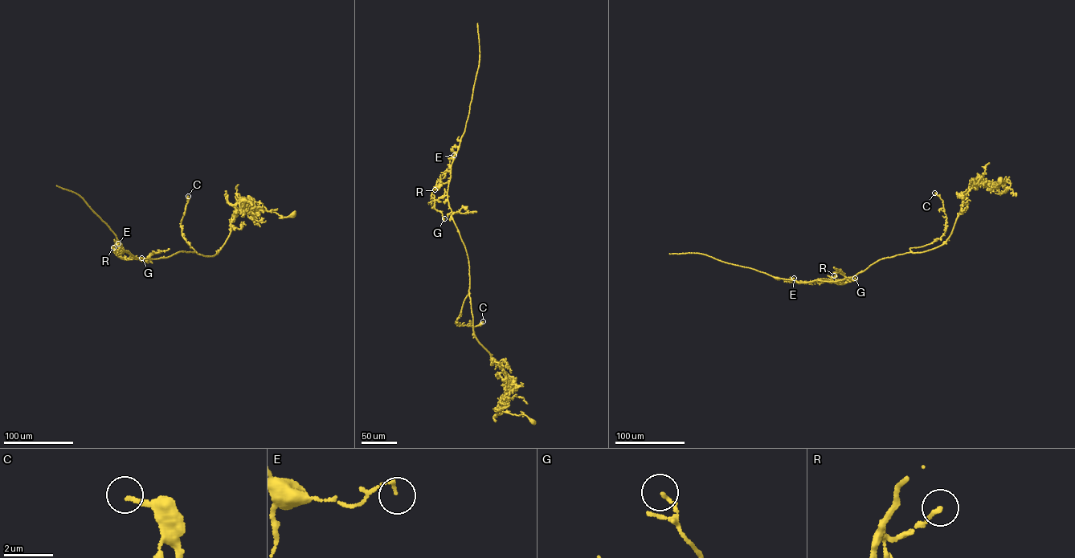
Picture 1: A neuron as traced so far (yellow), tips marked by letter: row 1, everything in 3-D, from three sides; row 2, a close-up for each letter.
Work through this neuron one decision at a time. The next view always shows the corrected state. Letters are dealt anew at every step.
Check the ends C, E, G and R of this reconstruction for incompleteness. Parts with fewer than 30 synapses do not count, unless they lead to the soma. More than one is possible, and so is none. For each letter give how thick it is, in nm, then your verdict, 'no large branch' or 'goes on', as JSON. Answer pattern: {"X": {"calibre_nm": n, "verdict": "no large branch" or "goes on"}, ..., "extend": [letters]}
{"C": {"calibre_nm": 160, "verdict": "no large branch"}, "E": {"calibre_nm": 130, "verdict": "no large branch"}, "G": {"calibre_nm": 130, "verdict": "no large branch"}, "R": {"calibre_nm": 150, "verdict": "no large branch"}, "extend": []}

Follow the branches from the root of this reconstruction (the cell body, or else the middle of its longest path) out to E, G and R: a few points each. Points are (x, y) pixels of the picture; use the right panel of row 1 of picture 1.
E: (999, 180), (1003, 188), (983, 179), (968, 191), (938, 246), (882, 258), (837, 281), (784, 279), (794, 278)
G: (999, 180), (1003, 188), (983, 179), (968, 191), (944, 243), (882, 258), (832, 282), (855, 278)
R: (999, 180), (1003, 188), (983, 179), (968, 191), (944, 243), (882, 258), (841, 280), (819, 279), (834, 275)

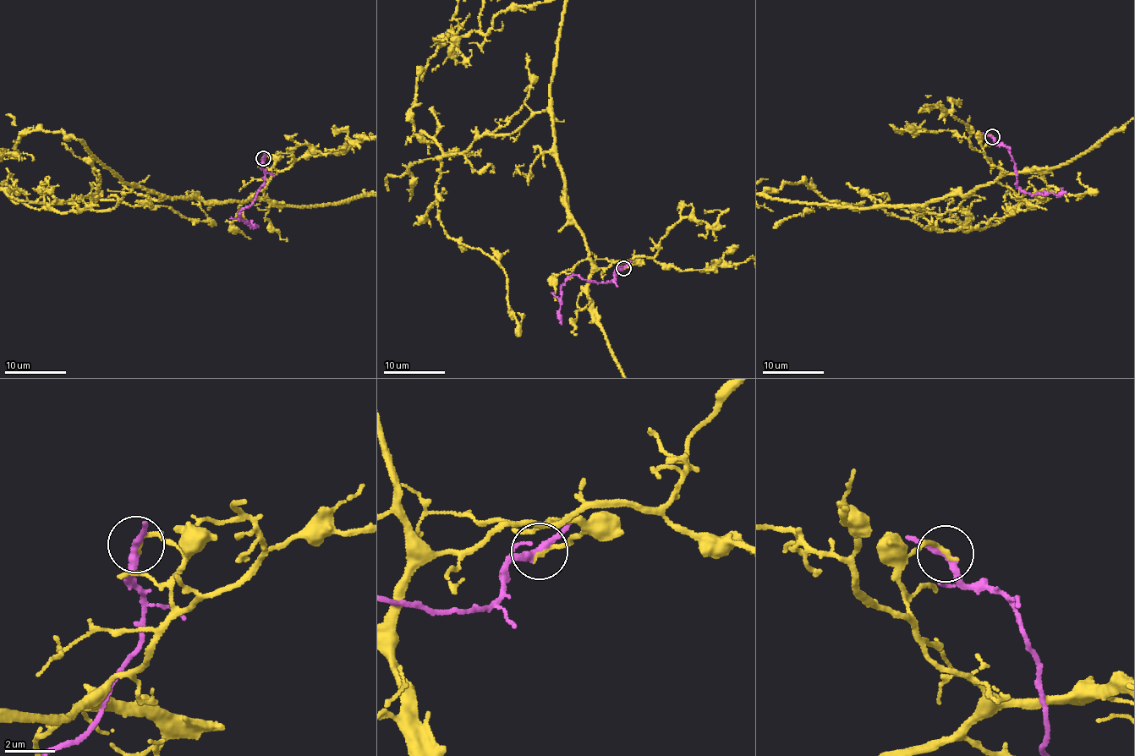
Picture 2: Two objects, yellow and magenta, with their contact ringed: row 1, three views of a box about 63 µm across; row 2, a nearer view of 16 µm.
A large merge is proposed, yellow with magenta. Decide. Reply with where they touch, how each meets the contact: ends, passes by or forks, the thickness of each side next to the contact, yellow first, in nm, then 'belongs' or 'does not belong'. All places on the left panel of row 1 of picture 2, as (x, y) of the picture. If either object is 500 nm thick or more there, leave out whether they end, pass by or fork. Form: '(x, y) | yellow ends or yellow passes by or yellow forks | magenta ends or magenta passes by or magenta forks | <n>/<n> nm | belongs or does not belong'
(263, 158) | yellow ends | magenta passes by | 170/280 nm | does not belong

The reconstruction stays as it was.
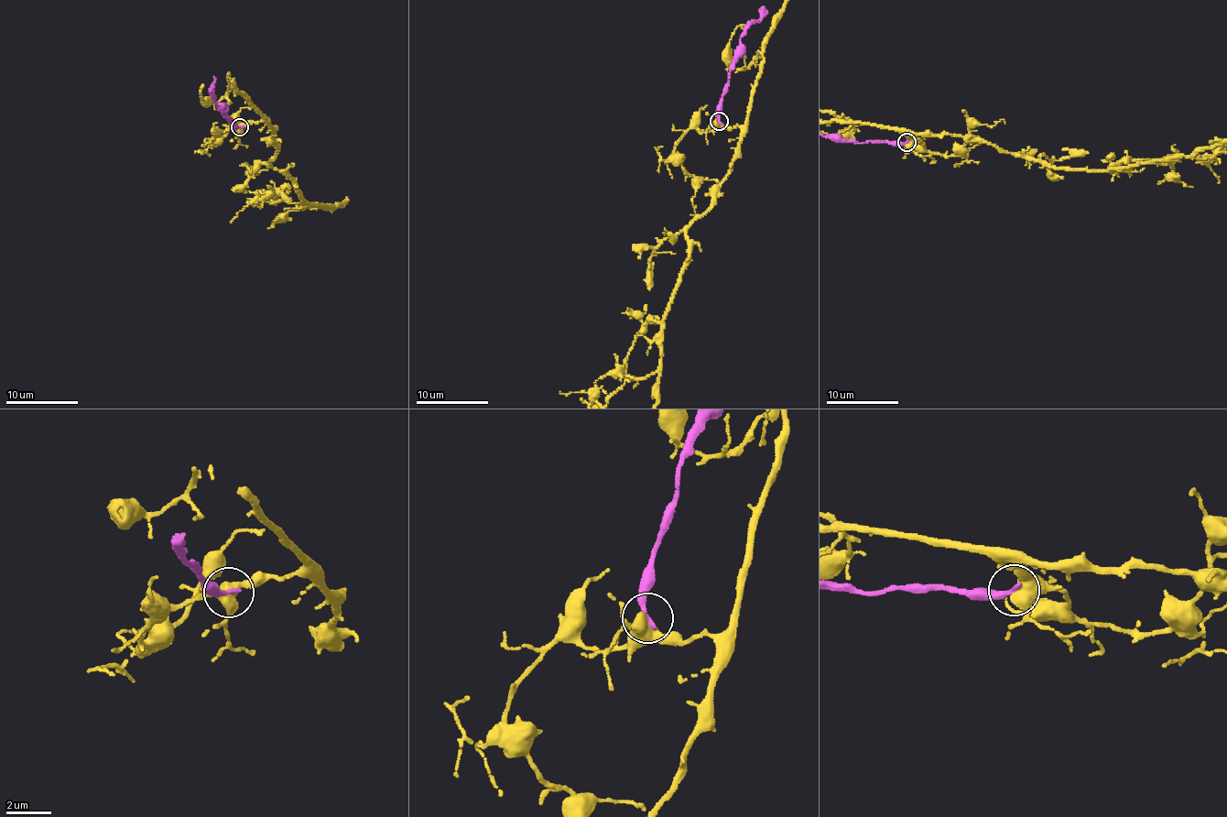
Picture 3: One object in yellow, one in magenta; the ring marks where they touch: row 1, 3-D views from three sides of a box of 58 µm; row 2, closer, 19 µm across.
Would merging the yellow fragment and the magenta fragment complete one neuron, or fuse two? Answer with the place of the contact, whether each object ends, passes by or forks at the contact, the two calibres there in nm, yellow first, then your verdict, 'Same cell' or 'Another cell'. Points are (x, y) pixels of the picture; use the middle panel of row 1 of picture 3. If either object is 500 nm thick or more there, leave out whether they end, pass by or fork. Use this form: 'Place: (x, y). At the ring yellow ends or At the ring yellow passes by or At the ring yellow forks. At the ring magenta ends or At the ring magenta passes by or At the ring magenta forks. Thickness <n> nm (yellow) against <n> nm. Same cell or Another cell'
Place: (719, 121). At the ring yellow forks. At the ring magenta ends. Thickness 440 nm (yellow) against 280 nm. Another cell

